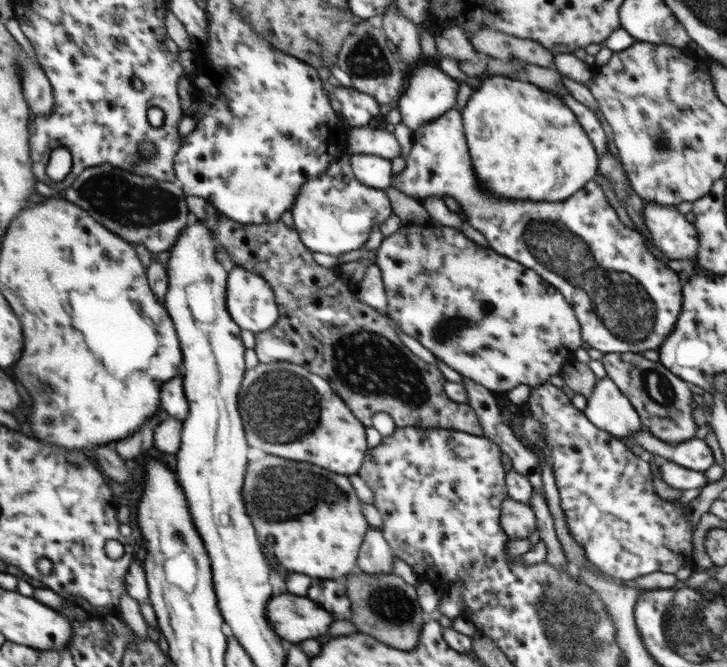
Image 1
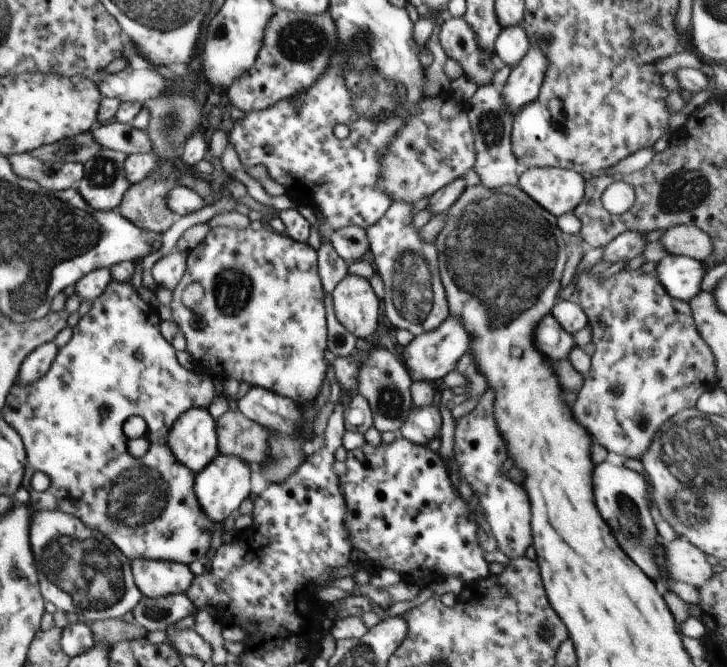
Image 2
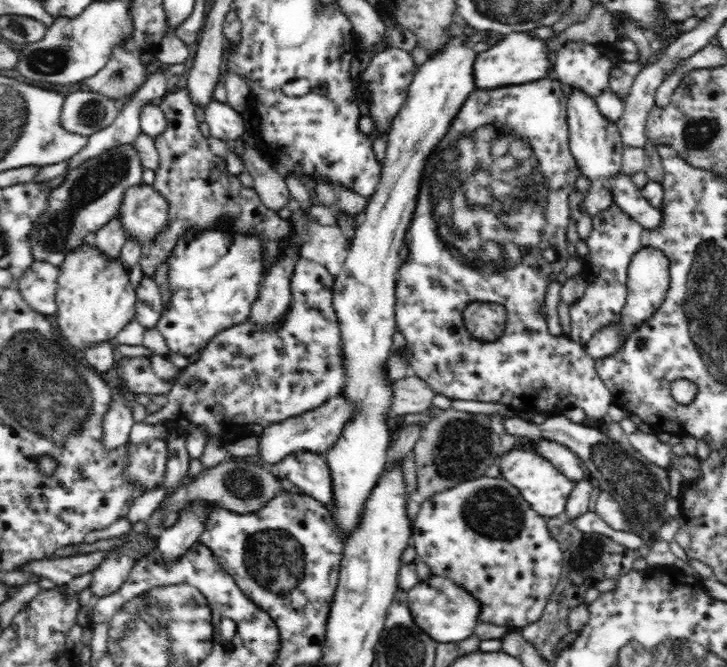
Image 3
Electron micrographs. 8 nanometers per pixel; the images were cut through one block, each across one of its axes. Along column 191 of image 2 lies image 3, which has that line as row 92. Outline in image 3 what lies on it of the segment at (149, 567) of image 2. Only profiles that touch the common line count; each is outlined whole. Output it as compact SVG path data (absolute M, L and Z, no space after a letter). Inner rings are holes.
M572 86L572 92L567 97L567 127L570 152L582 176L605 185L609 177L622 170L621 158L625 146L617 124L605 117L597 107L595 98L579 86Z

